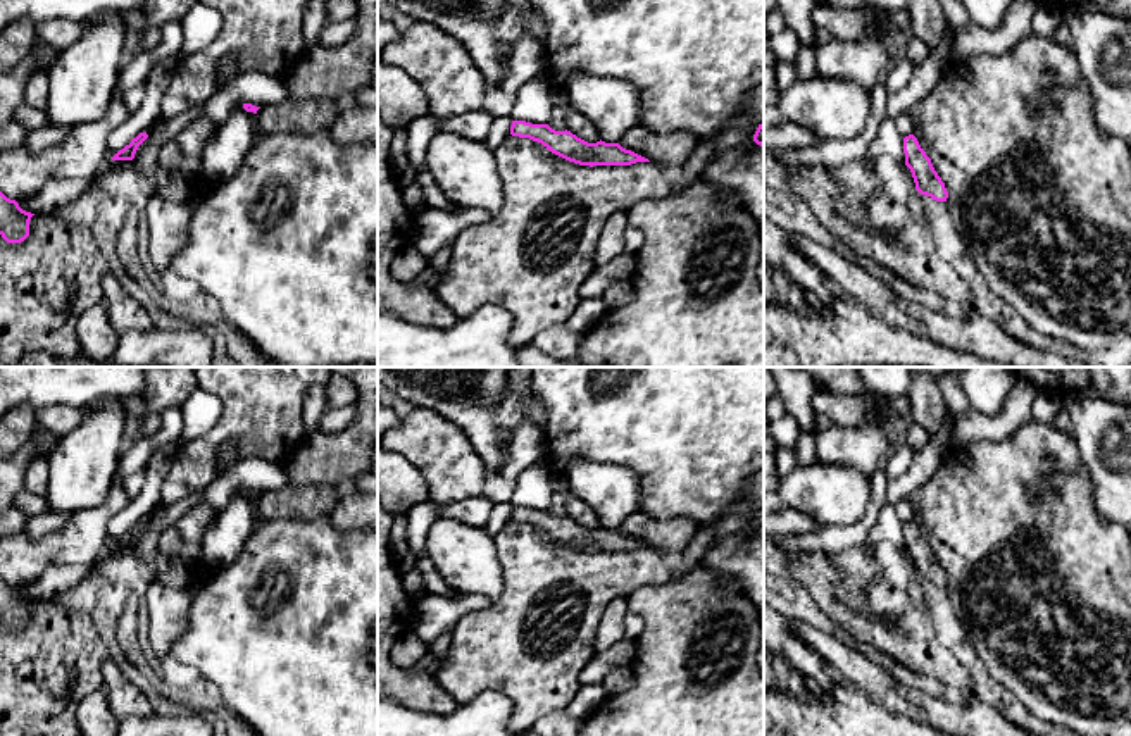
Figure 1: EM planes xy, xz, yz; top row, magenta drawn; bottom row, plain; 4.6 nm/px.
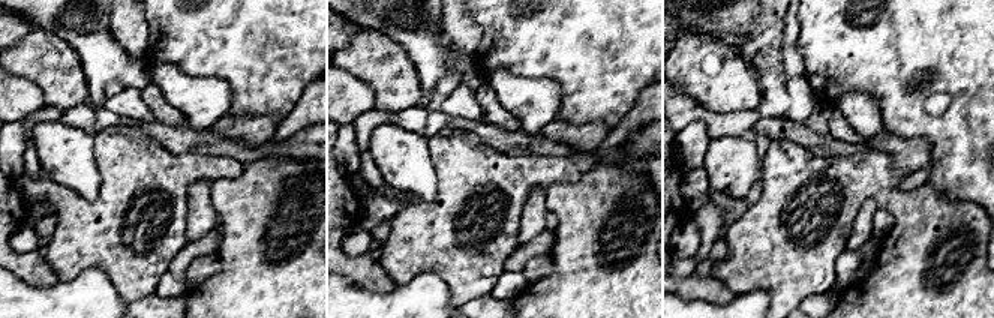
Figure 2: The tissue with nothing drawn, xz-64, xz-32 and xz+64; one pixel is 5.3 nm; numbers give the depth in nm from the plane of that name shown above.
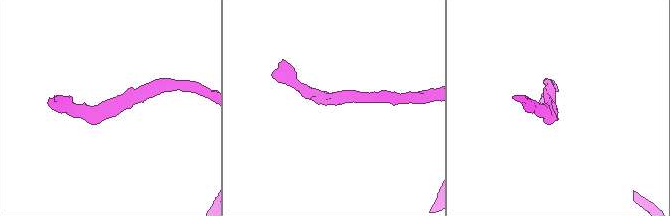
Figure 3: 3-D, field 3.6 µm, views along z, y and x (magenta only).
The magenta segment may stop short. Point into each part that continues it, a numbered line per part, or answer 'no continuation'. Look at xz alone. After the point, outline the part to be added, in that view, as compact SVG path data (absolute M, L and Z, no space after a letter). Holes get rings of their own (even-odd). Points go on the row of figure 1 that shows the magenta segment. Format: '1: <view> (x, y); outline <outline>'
no continuation

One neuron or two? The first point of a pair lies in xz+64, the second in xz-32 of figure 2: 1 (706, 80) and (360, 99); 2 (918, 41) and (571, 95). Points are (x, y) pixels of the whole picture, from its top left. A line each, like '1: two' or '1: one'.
1: two
2: one

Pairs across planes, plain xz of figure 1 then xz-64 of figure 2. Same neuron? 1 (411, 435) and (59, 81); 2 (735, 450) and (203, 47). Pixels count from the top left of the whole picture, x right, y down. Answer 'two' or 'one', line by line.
1: one
2: one

